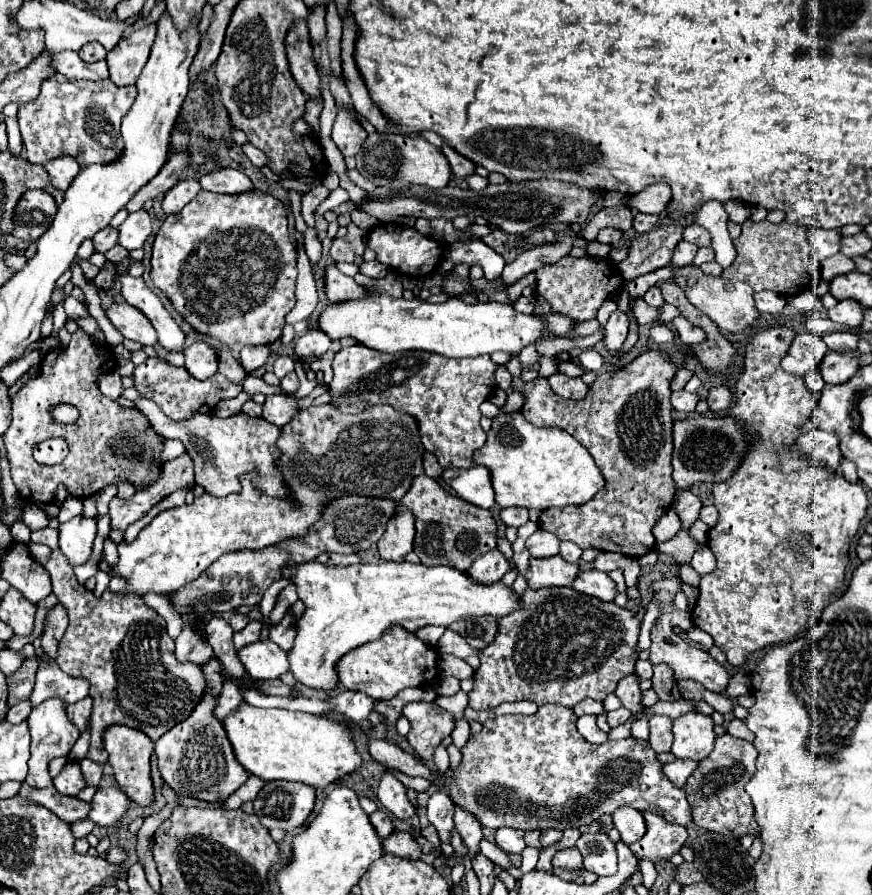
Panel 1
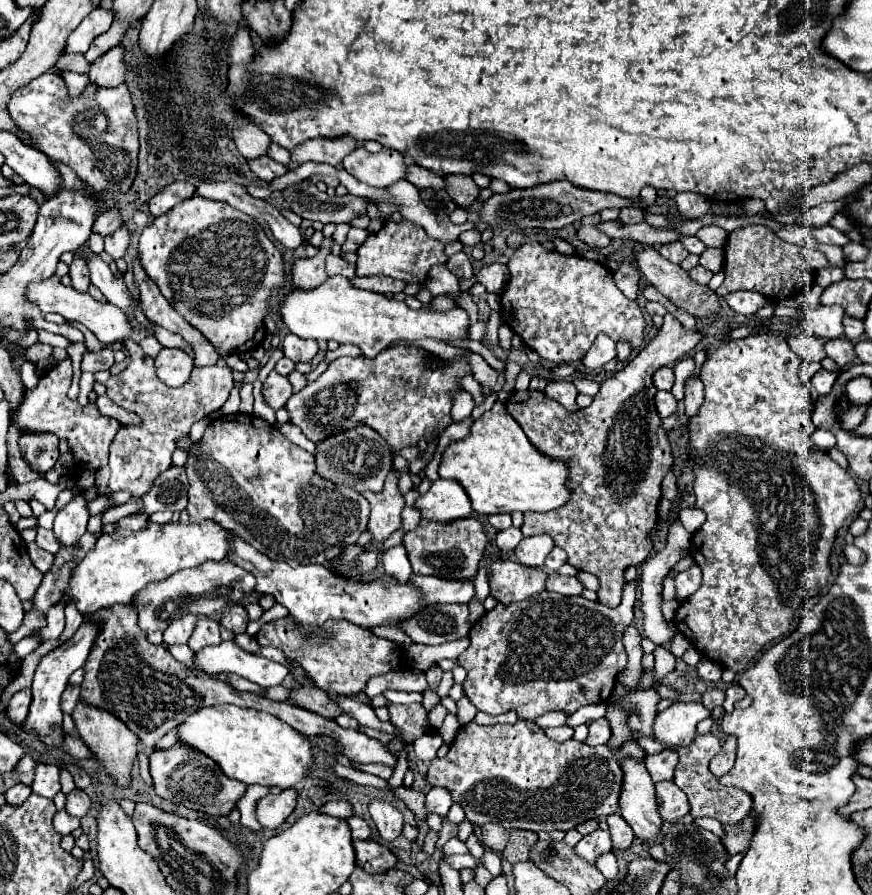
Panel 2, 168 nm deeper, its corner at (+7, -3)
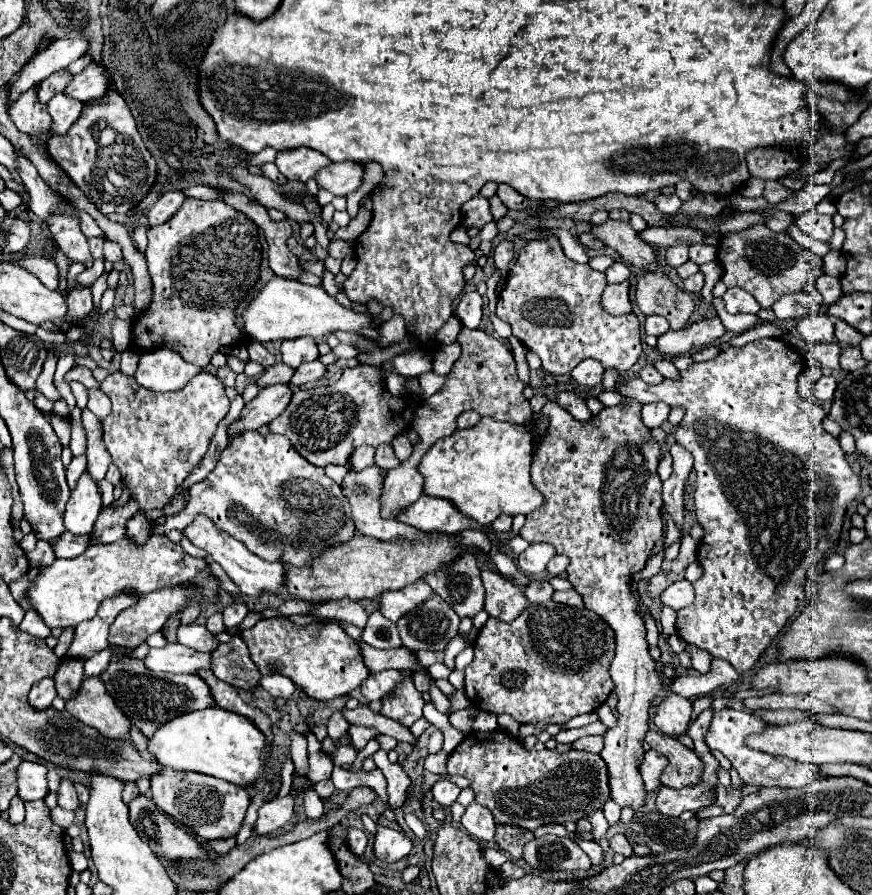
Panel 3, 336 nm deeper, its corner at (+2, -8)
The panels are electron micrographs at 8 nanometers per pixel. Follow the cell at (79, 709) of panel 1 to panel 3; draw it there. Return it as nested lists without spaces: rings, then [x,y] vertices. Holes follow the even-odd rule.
[[[64,656],[58,666],[60,668],[54,674],[58,696],[64,698],[64,700],[70,700],[78,692],[82,680],[84,680],[84,660]]]

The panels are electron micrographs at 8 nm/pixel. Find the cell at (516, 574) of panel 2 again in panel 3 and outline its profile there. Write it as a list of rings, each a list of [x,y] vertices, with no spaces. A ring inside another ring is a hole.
[[[482,570],[482,584],[486,590],[484,610],[502,622],[512,622],[528,606],[522,596],[522,586],[514,586],[510,578],[502,578],[498,572]]]

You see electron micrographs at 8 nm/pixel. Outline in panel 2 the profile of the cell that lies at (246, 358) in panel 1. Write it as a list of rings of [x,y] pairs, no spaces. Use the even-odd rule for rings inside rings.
[[[135,339],[123,343],[129,351],[129,365],[119,375],[113,375],[107,385],[107,397],[121,405],[127,411],[135,411],[141,415],[143,423],[139,427],[123,425],[123,431],[111,443],[109,455],[109,489],[119,491],[127,489],[133,497],[141,497],[155,475],[163,473],[163,469],[171,467],[171,453],[175,451],[175,439],[189,433],[189,427],[207,417],[209,413],[223,407],[233,389],[233,369],[229,365],[213,365],[213,367],[195,367],[191,379],[183,387],[169,387],[157,375],[155,369],[147,369],[147,355],[139,347]]]

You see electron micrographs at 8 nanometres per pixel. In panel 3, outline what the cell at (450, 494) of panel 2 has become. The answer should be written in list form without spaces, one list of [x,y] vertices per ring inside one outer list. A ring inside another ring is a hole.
[[[420,496],[414,504],[406,506],[406,510],[400,510],[394,520],[420,528],[424,532],[444,530],[448,534],[456,534],[476,528],[474,520],[468,520],[468,516],[460,516],[460,512],[456,512],[452,504],[448,504],[448,500],[436,500],[432,496]]]

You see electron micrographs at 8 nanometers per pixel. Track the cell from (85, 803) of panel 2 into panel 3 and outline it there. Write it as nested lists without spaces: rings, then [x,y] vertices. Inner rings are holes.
[[[62,778],[60,782],[60,790],[58,790],[58,806],[64,810],[78,810],[78,796],[74,790],[74,784],[68,778]]]

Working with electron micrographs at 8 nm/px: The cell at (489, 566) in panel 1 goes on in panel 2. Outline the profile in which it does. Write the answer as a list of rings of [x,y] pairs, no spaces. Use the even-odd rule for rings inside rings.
[[[411,575],[411,583],[417,581],[419,587],[431,595],[429,601],[435,603],[469,603],[475,595],[473,579],[461,579],[461,581],[451,581],[443,577],[415,577]]]

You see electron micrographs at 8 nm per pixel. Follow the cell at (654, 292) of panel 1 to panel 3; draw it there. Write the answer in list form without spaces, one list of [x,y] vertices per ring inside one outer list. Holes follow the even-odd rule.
[[[648,316],[644,322],[644,334],[646,336],[662,336],[668,330],[670,330],[668,322],[662,316]]]

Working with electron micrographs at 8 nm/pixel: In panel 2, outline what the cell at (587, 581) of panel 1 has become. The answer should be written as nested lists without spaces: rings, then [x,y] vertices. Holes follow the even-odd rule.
[[[551,573],[547,579],[547,589],[561,595],[581,595],[585,591],[583,583],[577,577],[565,577],[559,573]]]

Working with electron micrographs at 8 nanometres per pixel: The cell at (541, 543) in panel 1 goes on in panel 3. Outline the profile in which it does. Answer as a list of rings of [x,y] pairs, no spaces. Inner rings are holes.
[[[530,544],[520,556],[518,556],[518,568],[530,576],[538,576],[546,570],[548,560],[556,554],[556,550],[550,544]]]

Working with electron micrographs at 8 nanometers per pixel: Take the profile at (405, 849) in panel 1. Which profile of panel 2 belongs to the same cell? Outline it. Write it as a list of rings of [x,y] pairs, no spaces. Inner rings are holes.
[[[355,839],[355,855],[359,859],[359,865],[371,873],[393,869],[399,863],[399,857],[389,847],[373,839],[367,839],[367,841]]]

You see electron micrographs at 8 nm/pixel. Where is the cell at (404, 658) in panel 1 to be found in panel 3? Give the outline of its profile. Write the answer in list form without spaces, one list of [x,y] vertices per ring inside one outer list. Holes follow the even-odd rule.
[[[264,618],[254,628],[242,630],[238,636],[248,646],[250,658],[262,676],[280,672],[314,700],[348,696],[368,676],[356,640],[346,636],[336,622],[296,626],[288,618]]]

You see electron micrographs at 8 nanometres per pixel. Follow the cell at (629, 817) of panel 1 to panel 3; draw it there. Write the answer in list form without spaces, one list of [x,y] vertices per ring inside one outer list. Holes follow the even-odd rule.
[[[616,834],[610,838],[610,848],[616,852],[616,854],[622,854],[622,856],[632,856],[632,846],[630,842],[626,840],[624,834]]]

